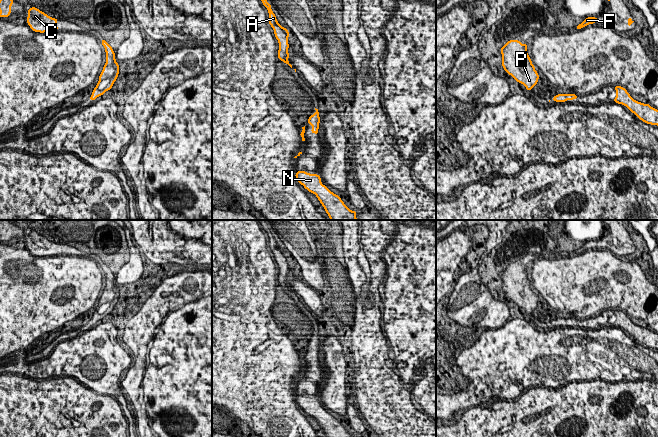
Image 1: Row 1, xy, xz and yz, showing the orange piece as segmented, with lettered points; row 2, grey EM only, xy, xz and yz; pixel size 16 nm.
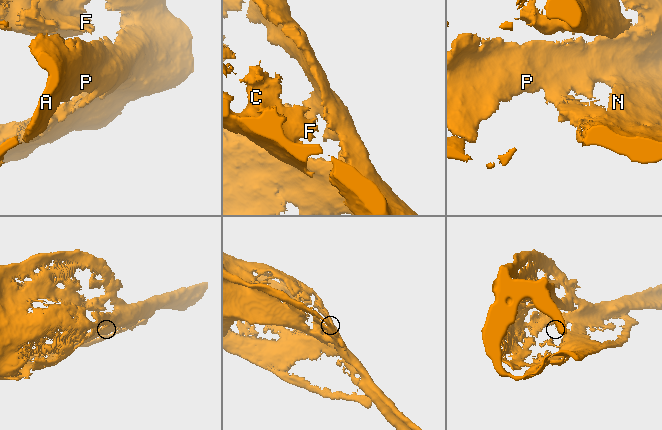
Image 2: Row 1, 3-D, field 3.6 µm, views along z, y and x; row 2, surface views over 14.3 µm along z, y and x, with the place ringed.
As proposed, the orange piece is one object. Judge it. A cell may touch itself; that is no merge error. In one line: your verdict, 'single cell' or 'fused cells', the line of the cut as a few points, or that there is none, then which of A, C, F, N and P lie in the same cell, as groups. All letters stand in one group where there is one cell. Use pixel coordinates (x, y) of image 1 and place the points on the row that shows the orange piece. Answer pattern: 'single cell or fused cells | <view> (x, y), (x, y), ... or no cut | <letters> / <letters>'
single cell | no cut | A C F N P

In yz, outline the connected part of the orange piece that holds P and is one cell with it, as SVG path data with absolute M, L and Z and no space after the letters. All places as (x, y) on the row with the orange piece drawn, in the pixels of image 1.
M509 40L501 47L502 66L506 73L512 76L518 83L523 84L526 90L532 90L538 83L539 75L527 53L528 44L522 44L519 40Z

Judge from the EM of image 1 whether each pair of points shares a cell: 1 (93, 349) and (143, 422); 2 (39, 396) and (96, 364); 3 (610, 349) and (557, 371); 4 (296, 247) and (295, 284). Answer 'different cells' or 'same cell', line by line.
1: different cells
2: different cells
3: same cell
4: different cells

